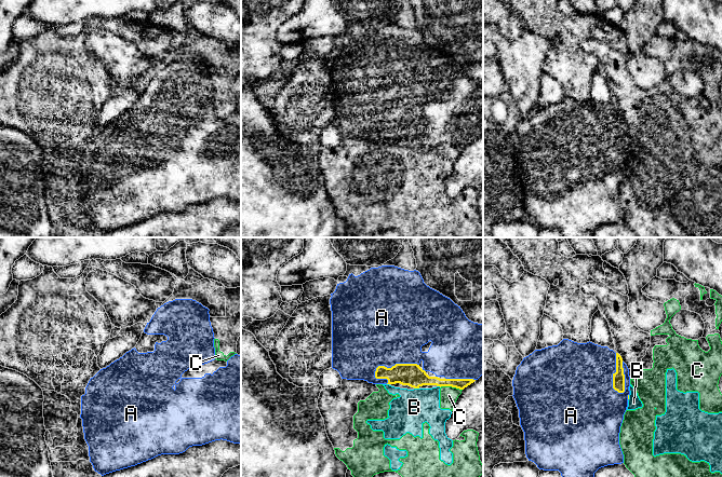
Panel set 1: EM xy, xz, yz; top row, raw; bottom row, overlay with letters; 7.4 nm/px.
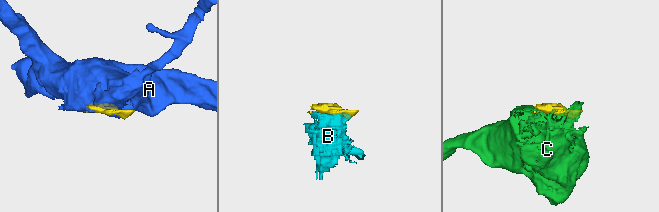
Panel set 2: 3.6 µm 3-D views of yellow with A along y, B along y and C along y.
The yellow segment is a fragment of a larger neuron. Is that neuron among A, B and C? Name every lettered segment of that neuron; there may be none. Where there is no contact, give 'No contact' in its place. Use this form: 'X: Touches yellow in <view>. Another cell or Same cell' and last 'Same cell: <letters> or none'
A: Touches yellow in yz. Same cell
B: Touches yellow in xz. Another cell
C: Touches yellow in xz. Another cell
Same cell: A

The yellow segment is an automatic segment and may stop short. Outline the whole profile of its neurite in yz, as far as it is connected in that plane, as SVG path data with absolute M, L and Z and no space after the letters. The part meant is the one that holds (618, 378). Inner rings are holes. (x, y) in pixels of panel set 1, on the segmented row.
M563 339L558 345L535 350L532 354L524 357L517 367L512 386L512 396L519 409L520 425L524 432L525 454L529 461L534 462L539 469L559 471L562 477L594 477L594 473L601 467L624 463L624 454L619 445L619 433L624 414L628 407L630 377L629 369L618 353L615 353L607 346L601 346L590 341L577 343Z

